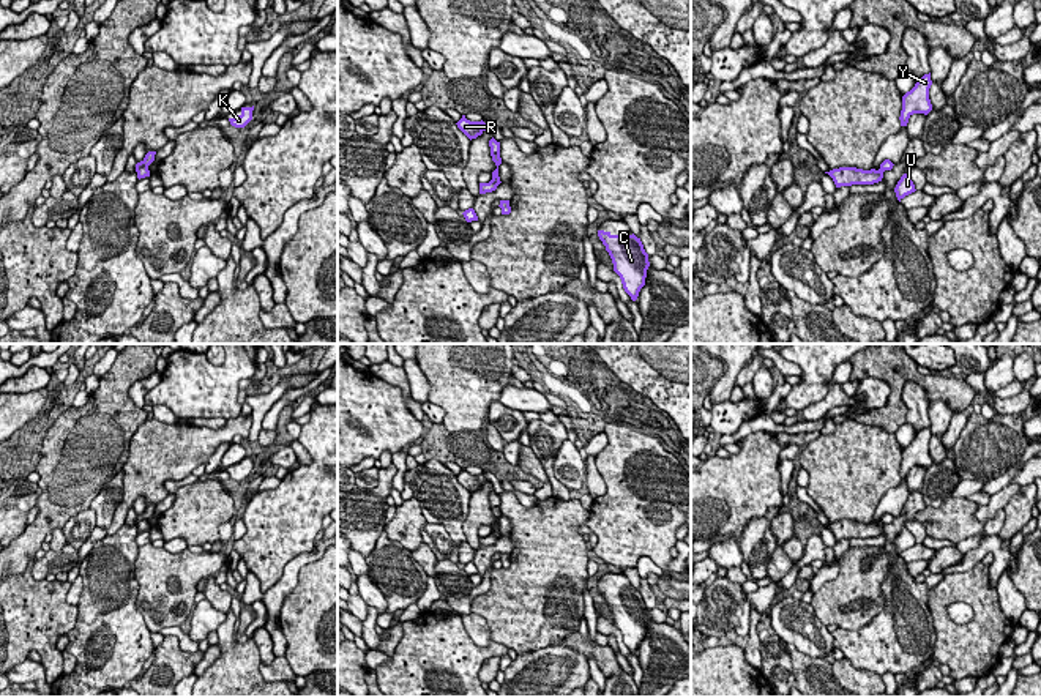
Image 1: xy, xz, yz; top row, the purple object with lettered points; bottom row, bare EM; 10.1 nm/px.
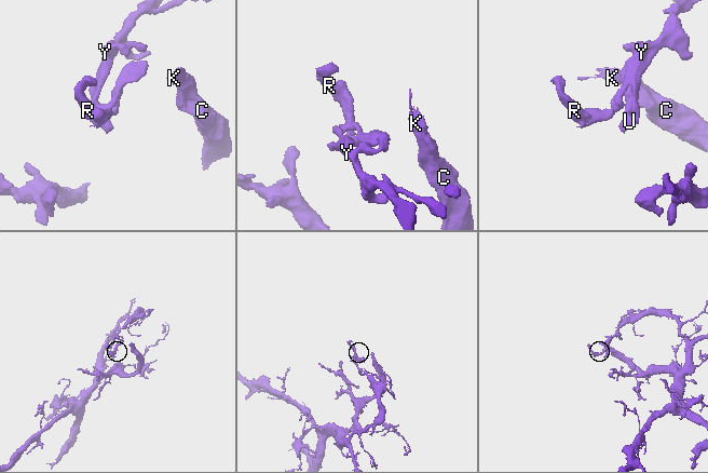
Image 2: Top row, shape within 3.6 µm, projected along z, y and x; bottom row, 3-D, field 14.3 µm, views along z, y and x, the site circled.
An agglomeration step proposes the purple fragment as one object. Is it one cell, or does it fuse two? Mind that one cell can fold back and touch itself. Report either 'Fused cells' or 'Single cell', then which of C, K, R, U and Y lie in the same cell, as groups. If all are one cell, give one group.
Fused cells. Groups: C K U Y / R

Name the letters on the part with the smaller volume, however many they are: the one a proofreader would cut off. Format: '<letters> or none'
R

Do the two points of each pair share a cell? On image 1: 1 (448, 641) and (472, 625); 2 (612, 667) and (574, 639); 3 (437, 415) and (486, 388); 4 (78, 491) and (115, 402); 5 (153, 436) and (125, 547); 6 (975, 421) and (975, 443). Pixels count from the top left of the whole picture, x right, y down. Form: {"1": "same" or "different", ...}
{"1": "different", "2": "same", "3": "different", "4": "same", "5": "different", "6": "same"}

